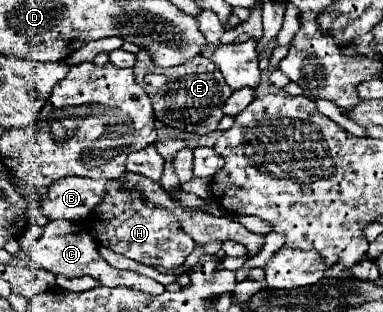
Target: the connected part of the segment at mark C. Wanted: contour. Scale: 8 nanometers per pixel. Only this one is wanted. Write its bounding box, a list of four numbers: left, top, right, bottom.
[29,221,165,296]

